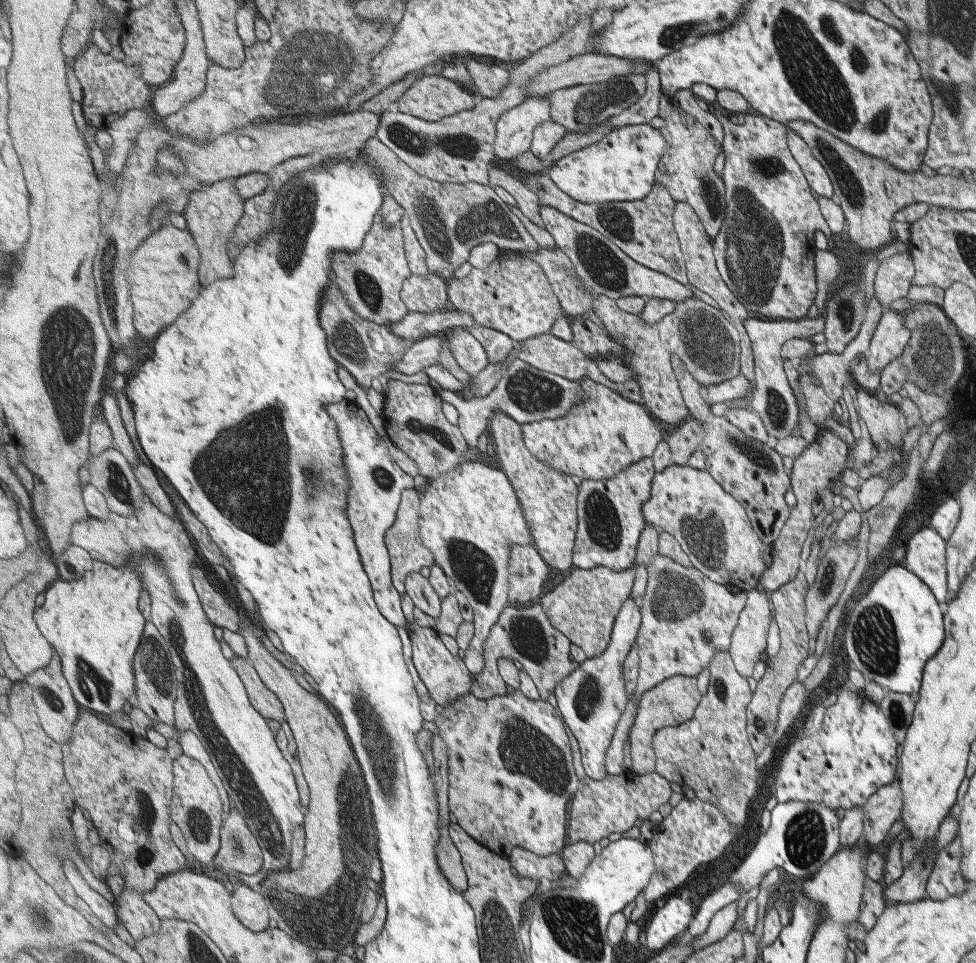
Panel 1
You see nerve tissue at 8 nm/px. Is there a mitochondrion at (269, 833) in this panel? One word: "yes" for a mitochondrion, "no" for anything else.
yes

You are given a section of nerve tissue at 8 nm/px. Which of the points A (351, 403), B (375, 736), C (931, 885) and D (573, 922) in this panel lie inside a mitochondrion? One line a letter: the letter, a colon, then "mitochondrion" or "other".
A: other
B: mitochondrion
C: other
D: mitochondrion

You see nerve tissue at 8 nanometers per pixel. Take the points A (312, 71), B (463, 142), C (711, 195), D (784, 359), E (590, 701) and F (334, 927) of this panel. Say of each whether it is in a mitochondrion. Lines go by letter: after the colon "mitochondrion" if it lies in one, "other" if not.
A: mitochondrion
B: mitochondrion
C: mitochondrion
D: other
E: mitochondrion
F: mitochondrion

